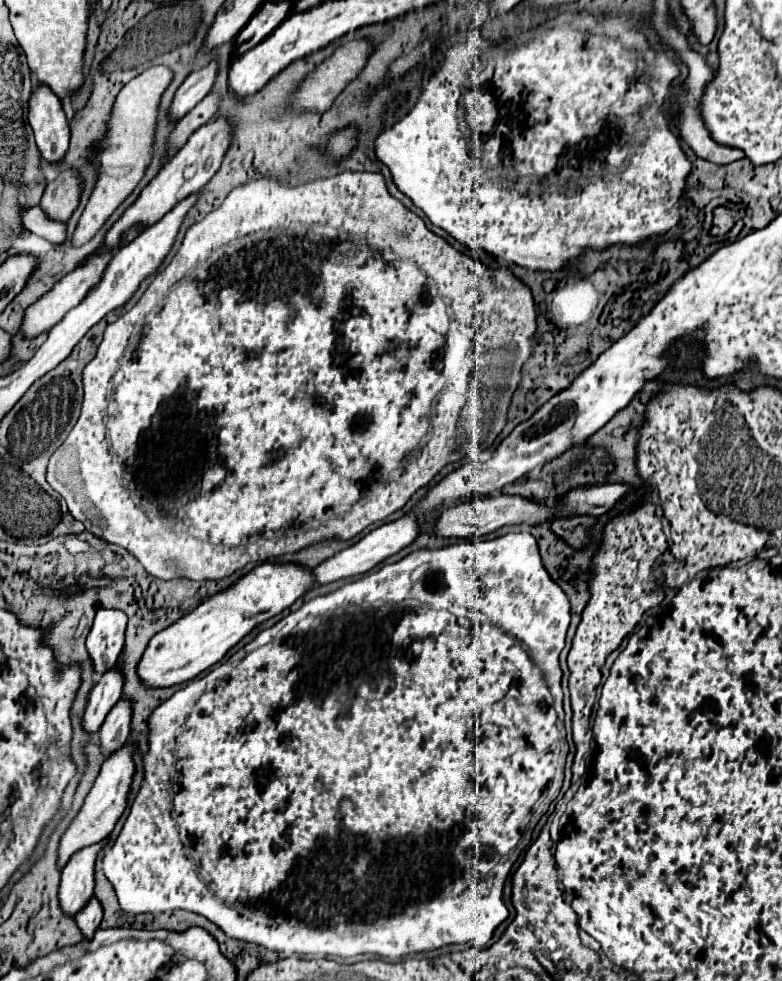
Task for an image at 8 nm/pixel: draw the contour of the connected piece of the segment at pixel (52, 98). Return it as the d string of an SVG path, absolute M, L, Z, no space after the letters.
M36 83L30 93L28 121L42 157L50 163L60 161L68 149L70 127L62 111L62 101L52 89L46 89L44 83Z

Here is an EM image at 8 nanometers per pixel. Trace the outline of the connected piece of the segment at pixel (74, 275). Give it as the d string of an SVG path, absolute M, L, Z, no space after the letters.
M98 253L94 257L90 257L90 261L86 261L84 265L80 265L78 269L74 269L72 273L68 273L66 277L62 277L62 281L58 281L48 293L44 293L38 301L34 301L26 311L24 311L24 319L20 325L20 333L24 335L24 339L32 339L38 337L40 333L48 333L58 321L62 321L62 317L74 307L78 305L78 301L82 301L82 297L88 293L88 289L92 285L96 285L96 281L102 275L102 269L108 265L112 253Z

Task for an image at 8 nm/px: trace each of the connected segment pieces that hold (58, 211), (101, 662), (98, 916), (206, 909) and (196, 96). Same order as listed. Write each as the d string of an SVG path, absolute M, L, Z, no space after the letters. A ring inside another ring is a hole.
M62 169L58 179L50 181L46 185L46 191L40 201L40 209L52 219L52 221L68 221L72 211L78 205L80 197L80 179L74 171Z
M100 609L96 613L92 631L86 639L86 649L94 659L96 673L104 673L114 665L122 647L124 647L124 633L126 633L128 617L120 609Z
M92 895L90 901L86 903L86 907L82 907L78 913L76 913L76 923L80 927L80 931L84 933L84 937L92 937L94 931L98 929L102 921L102 903Z
M508 533L490 541L460 541L438 549L418 549L364 579L347 581L324 597L304 603L302 609L280 619L272 629L262 631L226 663L220 663L202 679L190 681L182 691L176 691L166 703L154 709L148 735L150 751L144 757L146 781L142 781L116 843L104 855L102 869L126 913L192 911L214 921L228 937L250 941L284 955L354 957L372 953L386 959L400 959L452 943L476 941L478 947L484 947L496 927L508 917L502 901L504 881L522 850L531 844L533 828L563 784L569 745L564 726L560 653L566 645L570 625L570 601L544 569L536 539L530 533ZM333 617L346 617L348 621L344 625L338 619L338 629L334 629L334 621L330 621ZM502 632L516 639L514 645L486 645L490 637L500 637ZM360 639L384 641L366 645Z
M214 61L210 65L206 65L204 69L190 73L186 77L186 81L178 87L178 91L172 99L172 105L168 109L168 119L178 121L186 113L190 113L210 93L214 79L216 79L216 63Z

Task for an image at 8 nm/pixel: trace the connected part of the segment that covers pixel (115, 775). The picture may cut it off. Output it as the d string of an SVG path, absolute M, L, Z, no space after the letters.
M128 739L120 749L116 749L116 753L110 753L102 765L102 771L92 787L92 791L88 793L80 813L74 817L74 821L70 823L68 831L64 833L62 841L60 841L60 857L58 857L58 867L62 869L62 865L66 865L66 861L70 859L70 853L94 845L98 841L102 841L104 837L108 837L116 825L116 821L120 819L120 815L126 811L128 805L128 793L132 787L132 779L136 773L136 763L134 763L134 751L136 751L136 743L132 739Z

